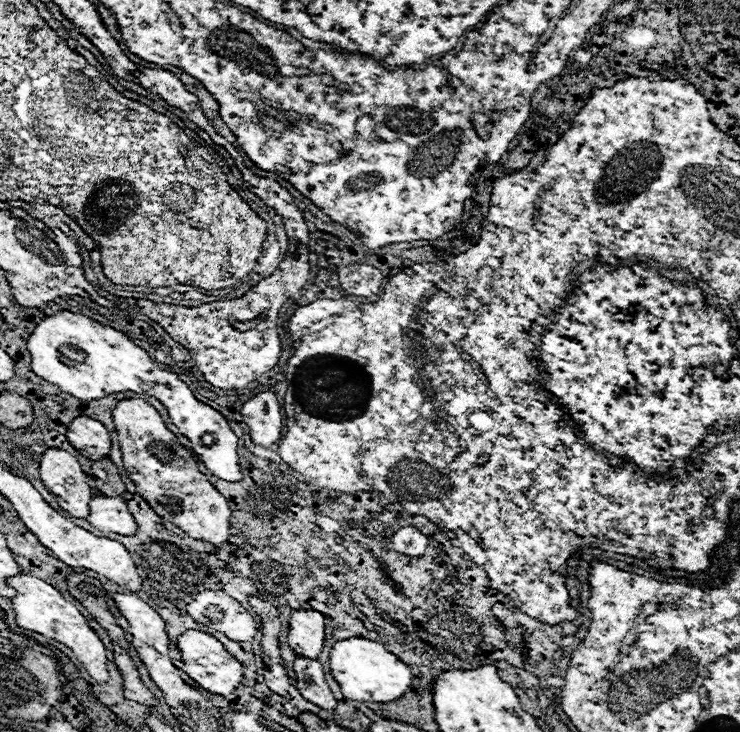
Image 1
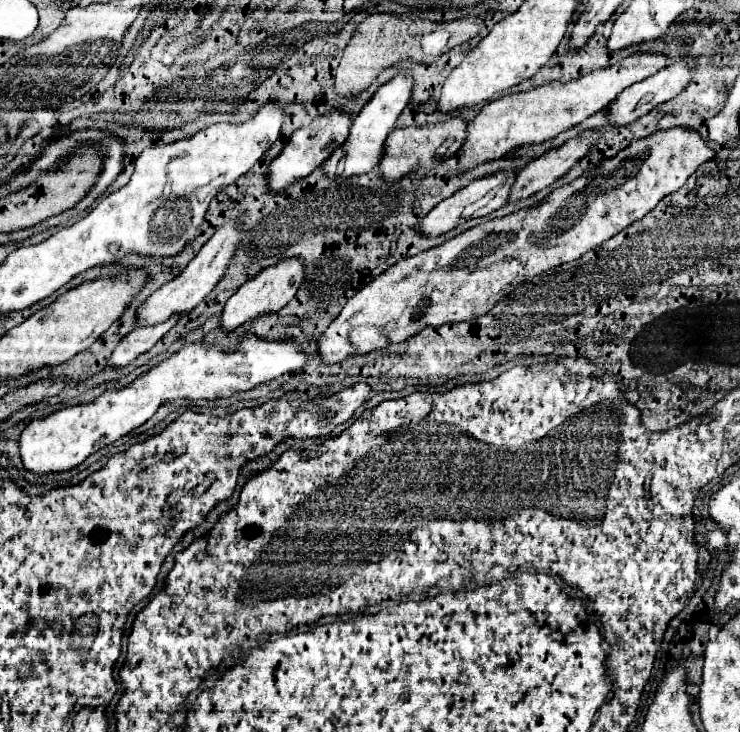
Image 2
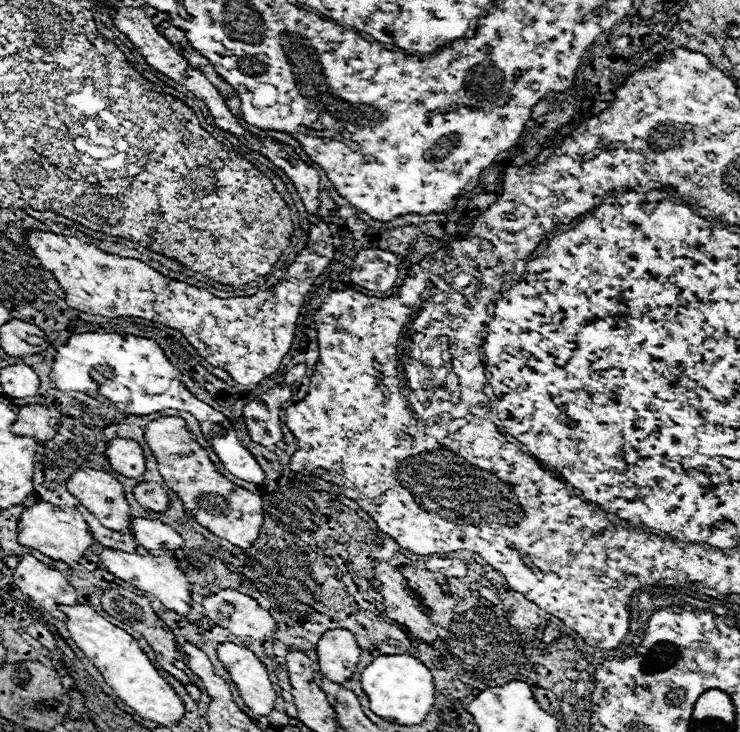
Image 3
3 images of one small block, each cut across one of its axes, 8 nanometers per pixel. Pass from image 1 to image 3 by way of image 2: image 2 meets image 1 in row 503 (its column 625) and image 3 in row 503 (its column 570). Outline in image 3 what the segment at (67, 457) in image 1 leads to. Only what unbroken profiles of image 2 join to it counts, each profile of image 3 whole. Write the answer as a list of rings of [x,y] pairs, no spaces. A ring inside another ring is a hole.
[[[80,468],[68,478],[66,488],[100,520],[102,526],[116,532],[128,530],[130,506],[124,498],[124,488],[108,472]]]

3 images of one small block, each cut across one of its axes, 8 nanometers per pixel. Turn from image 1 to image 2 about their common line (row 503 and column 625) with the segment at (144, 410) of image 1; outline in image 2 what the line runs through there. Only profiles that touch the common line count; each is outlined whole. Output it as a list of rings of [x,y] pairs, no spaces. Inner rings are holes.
[[[674,126],[668,130],[656,130],[646,138],[632,140],[622,152],[612,158],[604,158],[598,166],[584,172],[574,182],[552,190],[546,202],[540,202],[530,208],[522,208],[514,214],[482,222],[462,234],[434,246],[416,256],[396,262],[388,272],[376,276],[372,284],[364,286],[356,296],[352,296],[342,308],[340,316],[328,326],[324,336],[318,340],[318,350],[324,356],[324,362],[340,362],[350,354],[364,354],[372,350],[386,350],[394,342],[402,342],[414,336],[424,326],[440,326],[446,322],[462,322],[484,316],[492,310],[498,298],[510,294],[516,286],[526,280],[532,280],[540,272],[546,272],[558,264],[572,262],[584,252],[600,246],[610,236],[618,234],[634,220],[648,214],[664,196],[676,192],[696,168],[712,160],[716,152],[706,146],[698,130],[686,126]]]

